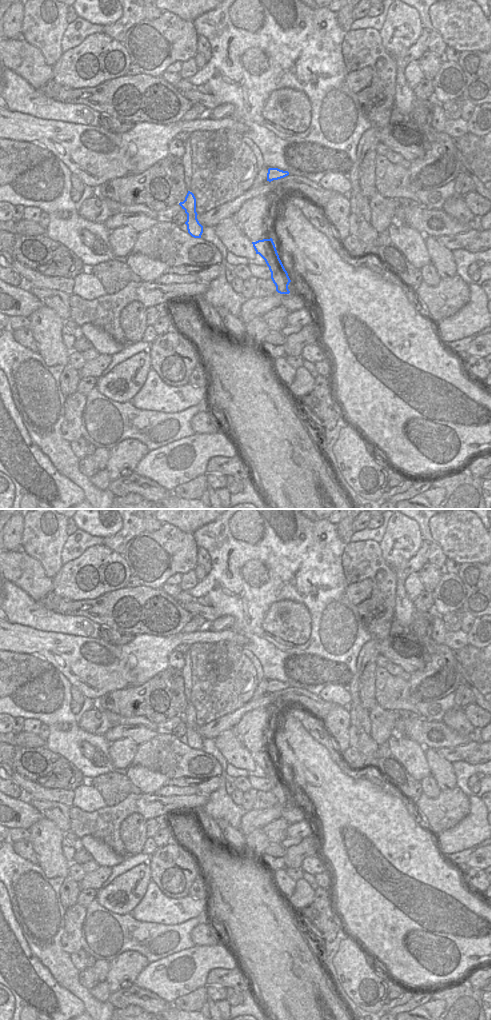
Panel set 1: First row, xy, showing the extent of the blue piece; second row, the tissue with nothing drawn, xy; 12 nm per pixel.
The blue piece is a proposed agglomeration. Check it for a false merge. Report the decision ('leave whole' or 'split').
split

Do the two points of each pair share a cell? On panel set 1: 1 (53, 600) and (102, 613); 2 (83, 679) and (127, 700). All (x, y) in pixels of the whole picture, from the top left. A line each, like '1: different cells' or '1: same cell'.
1: same cell
2: different cells

